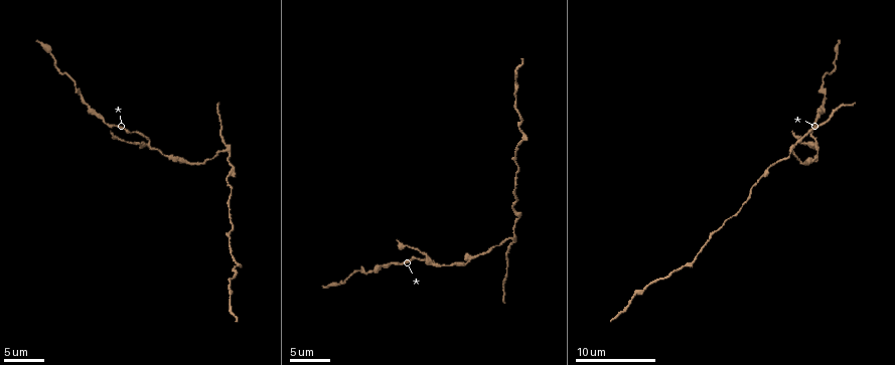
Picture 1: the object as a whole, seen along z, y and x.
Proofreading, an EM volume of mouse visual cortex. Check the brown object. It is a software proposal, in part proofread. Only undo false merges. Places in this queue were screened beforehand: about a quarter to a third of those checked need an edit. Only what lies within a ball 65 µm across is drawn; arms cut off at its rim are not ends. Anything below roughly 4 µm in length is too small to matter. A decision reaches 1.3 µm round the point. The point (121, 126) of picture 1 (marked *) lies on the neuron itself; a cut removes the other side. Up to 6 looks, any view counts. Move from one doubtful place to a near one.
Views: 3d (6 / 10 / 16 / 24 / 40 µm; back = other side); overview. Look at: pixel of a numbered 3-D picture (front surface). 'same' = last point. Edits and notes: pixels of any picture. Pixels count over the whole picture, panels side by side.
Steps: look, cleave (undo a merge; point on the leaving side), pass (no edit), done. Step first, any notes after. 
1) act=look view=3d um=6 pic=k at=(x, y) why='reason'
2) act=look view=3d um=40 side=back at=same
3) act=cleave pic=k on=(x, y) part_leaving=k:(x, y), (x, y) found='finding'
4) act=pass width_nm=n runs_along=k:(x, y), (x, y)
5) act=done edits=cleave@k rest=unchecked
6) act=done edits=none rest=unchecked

act=look view=3d um=6 pic=1 at=(435, 263) why='four-way junction'

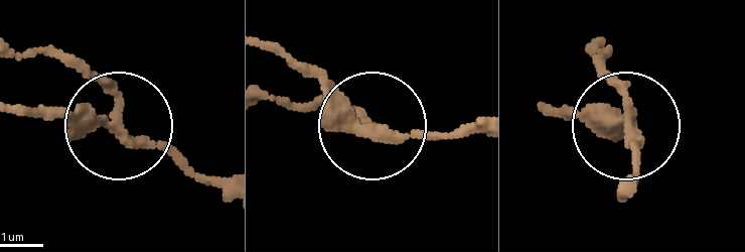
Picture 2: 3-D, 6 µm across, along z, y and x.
act=look view=3d um=6 side=back pic=2 at=(108, 123) why='from behind'

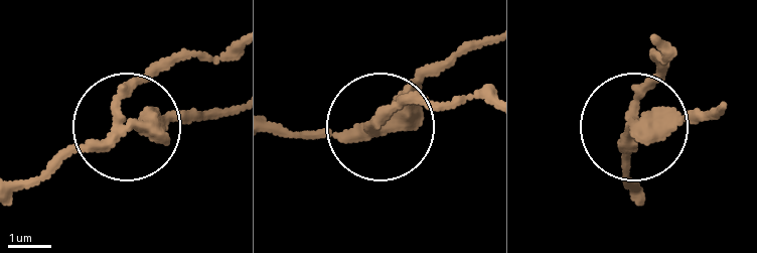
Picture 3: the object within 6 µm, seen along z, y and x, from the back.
act=cleave pic=3 on=(156, 118) width_nm=300 part_leaving=3:(109, 142), (235, 110) found='a second neuron is stuck on'

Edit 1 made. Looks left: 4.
act=look view=overview why='redraw'

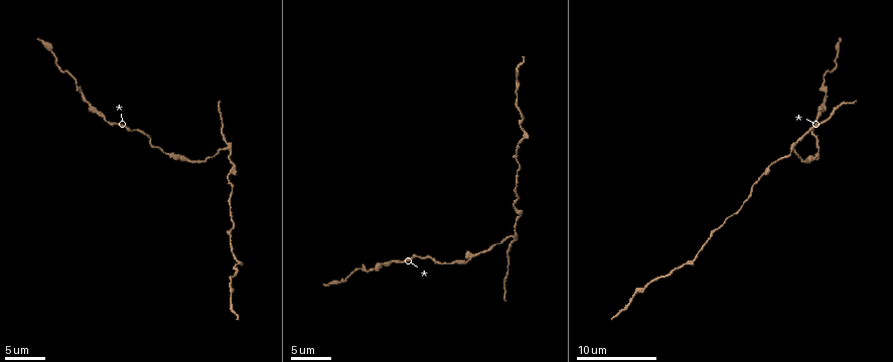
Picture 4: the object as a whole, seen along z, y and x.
act=look view=3d um=10 pic=4 at=(76, 82) why='two arms at a narrow angle'

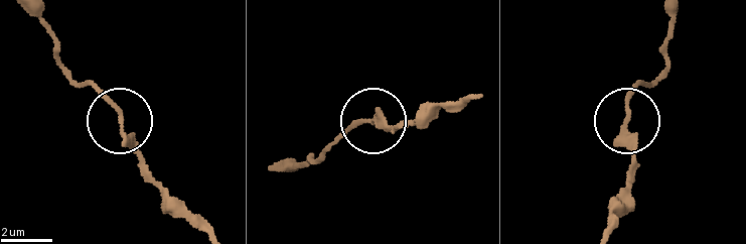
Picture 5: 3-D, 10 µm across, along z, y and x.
act=look view=3d um=10 side=back pic=5 at=(118, 117)

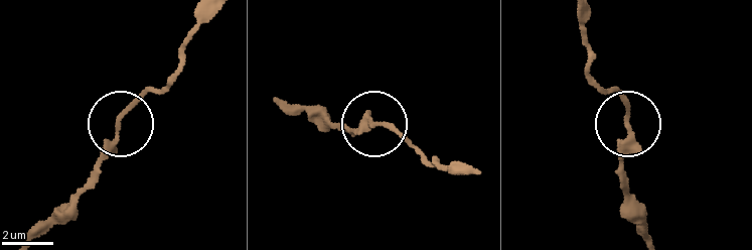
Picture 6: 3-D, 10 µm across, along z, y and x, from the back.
act=pass width_nm=170 found='all the same neuron'

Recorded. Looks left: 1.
act=done edits=cleave@3 rest=unchecked

